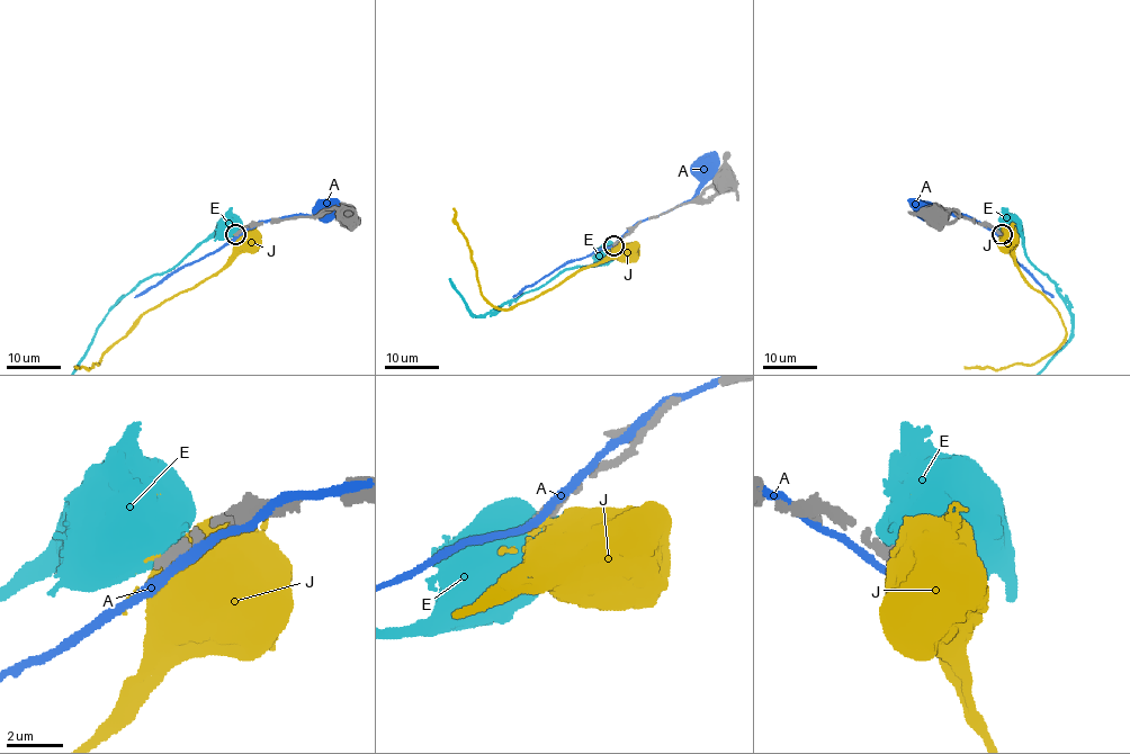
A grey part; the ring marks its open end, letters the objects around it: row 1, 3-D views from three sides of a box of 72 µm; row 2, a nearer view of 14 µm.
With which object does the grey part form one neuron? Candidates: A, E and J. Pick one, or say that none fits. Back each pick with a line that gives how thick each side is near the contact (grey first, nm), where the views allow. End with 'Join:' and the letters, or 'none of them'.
Join: none of them

